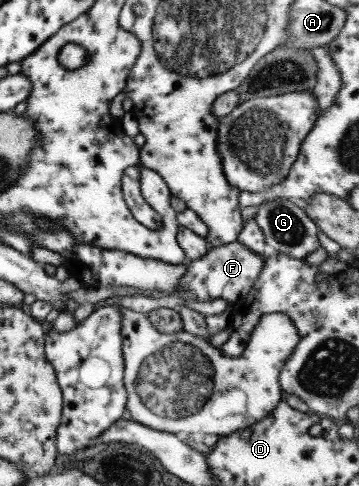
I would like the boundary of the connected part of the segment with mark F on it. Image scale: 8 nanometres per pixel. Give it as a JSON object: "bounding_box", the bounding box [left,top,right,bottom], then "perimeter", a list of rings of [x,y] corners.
{"bounding_box":[178,241,264,302],"perimeter":[[[237,241],[218,247],[208,247],[206,253],[198,259],[186,262],[186,272],[182,274],[178,287],[180,299],[190,301],[208,301],[210,299],[224,299],[232,302],[242,298],[254,285],[254,280],[262,272],[264,255],[248,251]]]}

